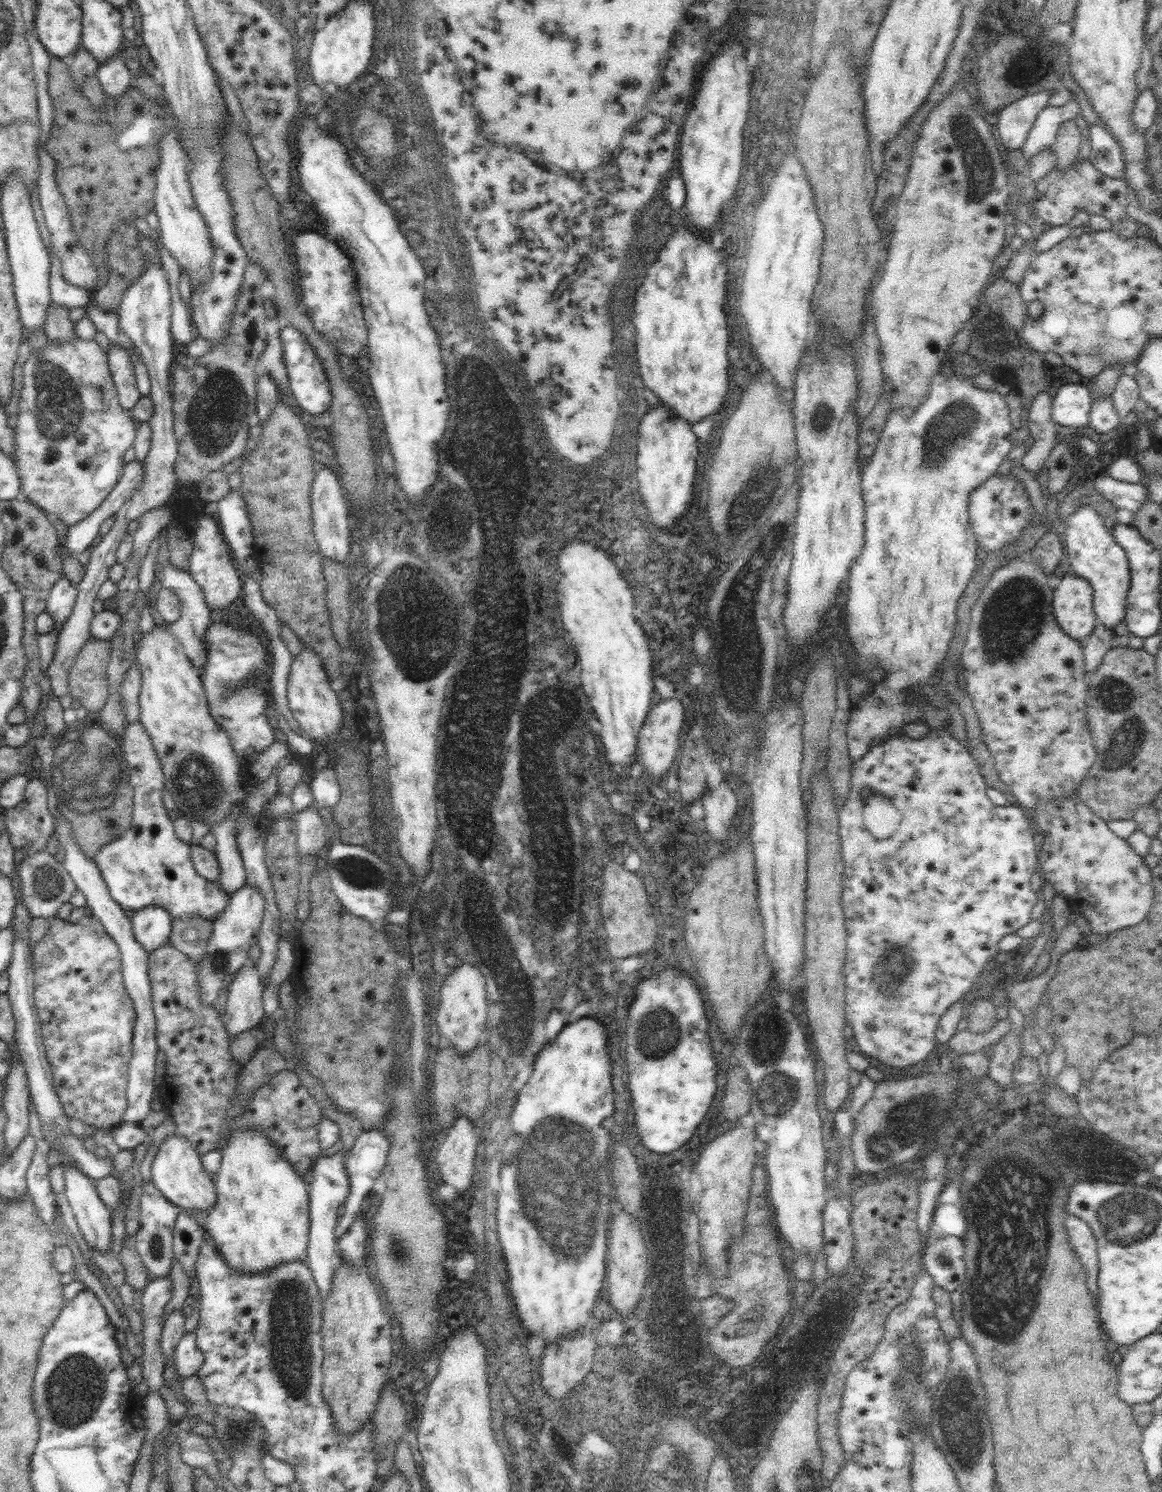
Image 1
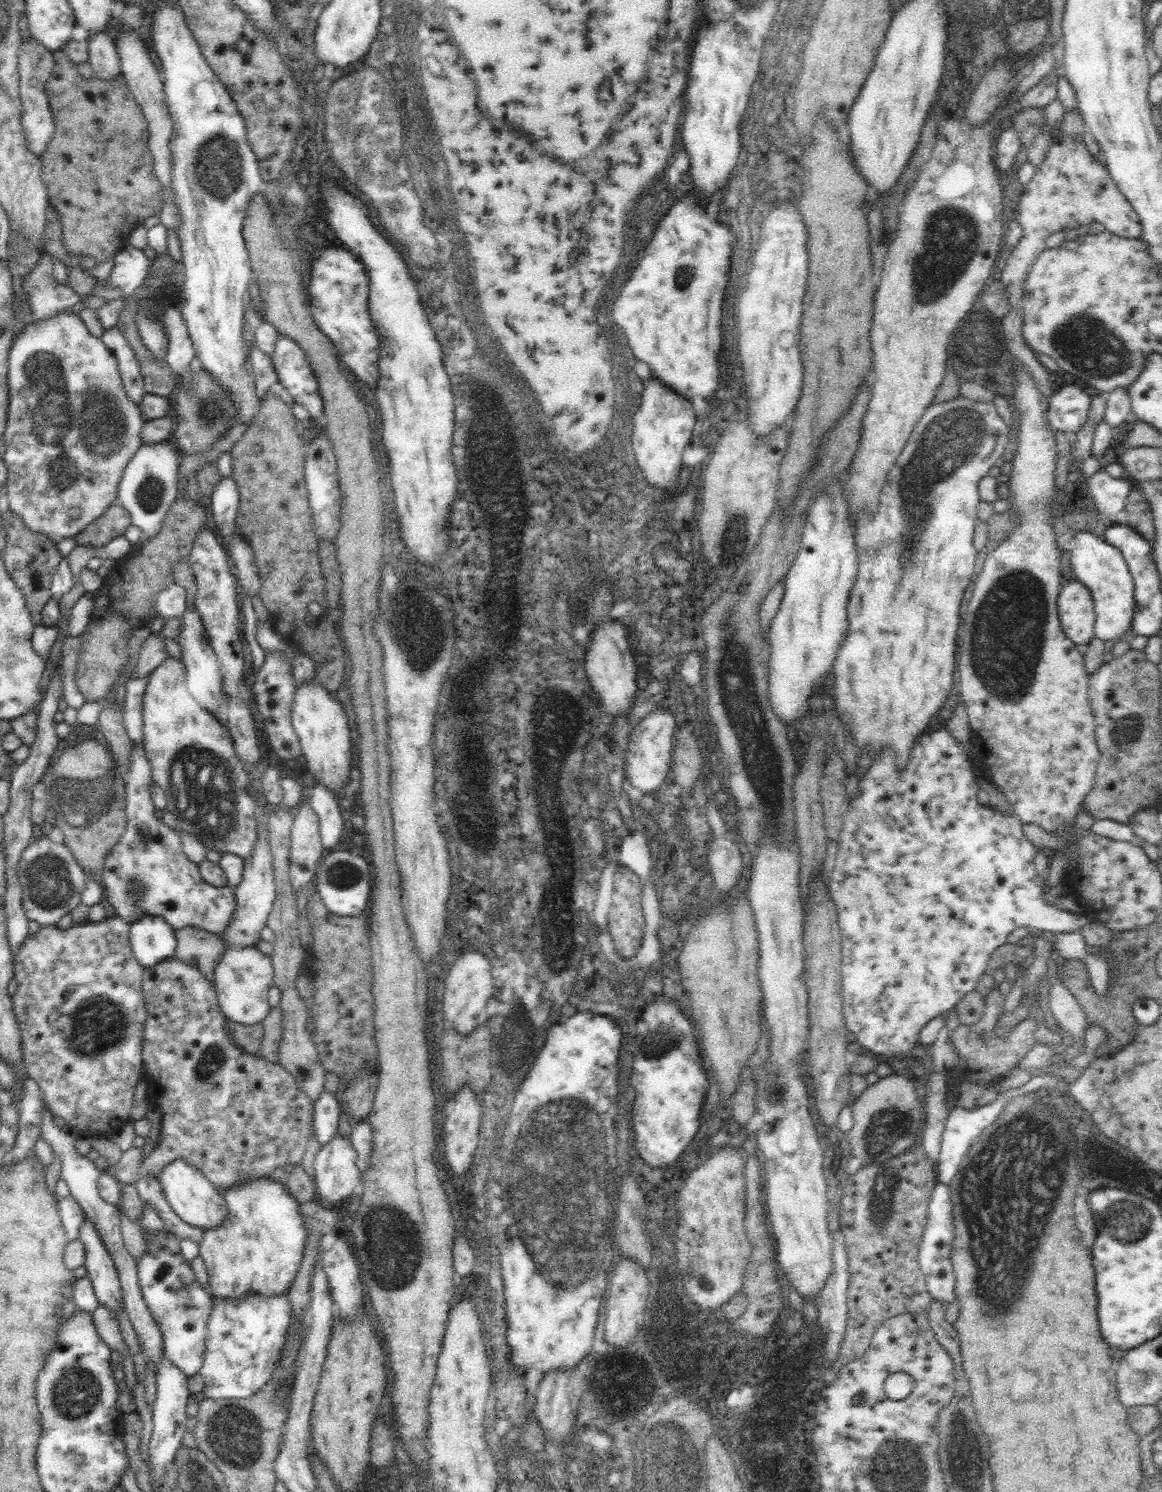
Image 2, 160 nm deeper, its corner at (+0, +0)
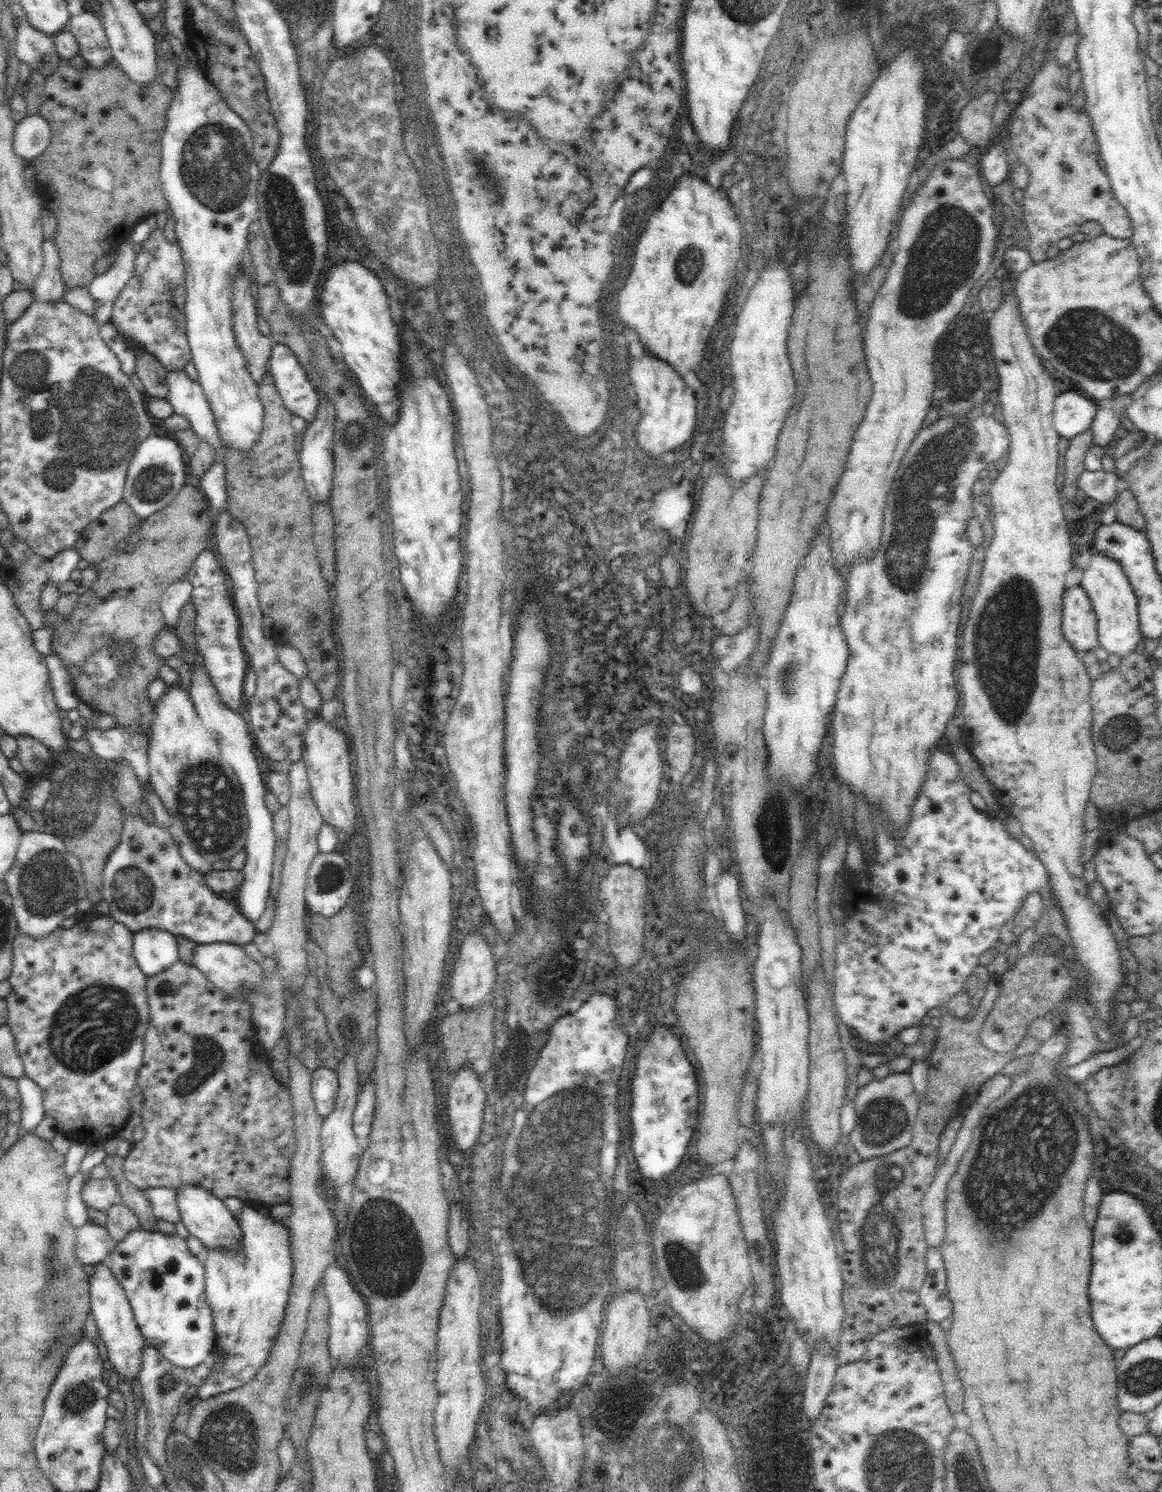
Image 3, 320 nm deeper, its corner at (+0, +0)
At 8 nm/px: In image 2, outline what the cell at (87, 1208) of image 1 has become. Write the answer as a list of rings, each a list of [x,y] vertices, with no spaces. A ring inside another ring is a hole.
[[[84,1212],[82,1218],[84,1220],[80,1227],[79,1239],[86,1249],[84,1266],[87,1269],[87,1277],[92,1281],[99,1305],[107,1306],[113,1318],[118,1320],[118,1312],[124,1305],[118,1271],[100,1235],[96,1233],[94,1222],[90,1222]]]

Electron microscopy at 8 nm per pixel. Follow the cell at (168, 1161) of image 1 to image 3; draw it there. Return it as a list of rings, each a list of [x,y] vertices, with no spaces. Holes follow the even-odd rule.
[[[181,1184],[176,1188],[176,1192],[176,1204],[180,1210],[180,1219],[190,1235],[198,1237],[205,1248],[237,1250],[241,1245],[242,1232],[239,1222],[232,1216],[222,1200],[198,1184]]]

